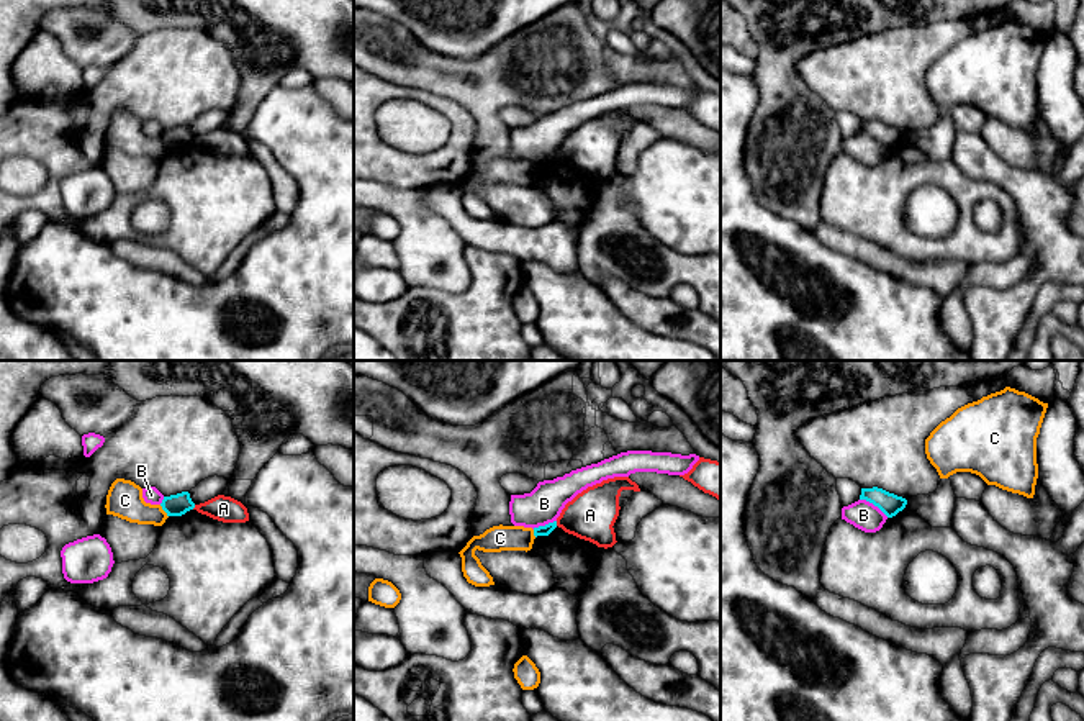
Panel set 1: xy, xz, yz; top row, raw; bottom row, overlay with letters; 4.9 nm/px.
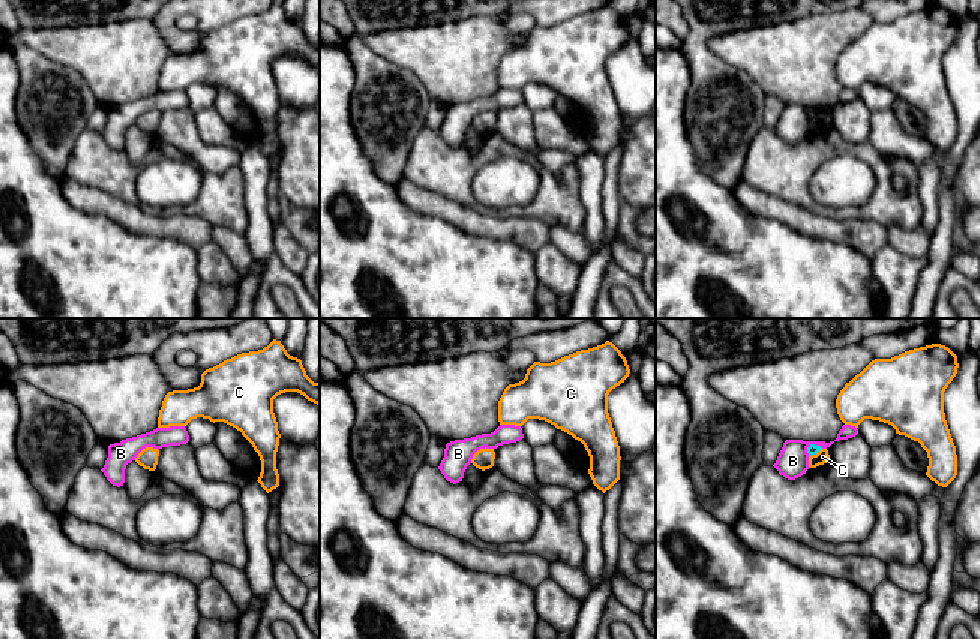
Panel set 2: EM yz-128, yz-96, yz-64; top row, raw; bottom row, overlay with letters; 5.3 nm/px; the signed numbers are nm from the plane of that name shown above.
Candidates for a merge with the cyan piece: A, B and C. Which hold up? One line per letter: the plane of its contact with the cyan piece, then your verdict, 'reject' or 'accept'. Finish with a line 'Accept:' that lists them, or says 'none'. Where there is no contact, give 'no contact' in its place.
A: xy | reject
B: yz | reject
C: xy | reject
Accept: none

